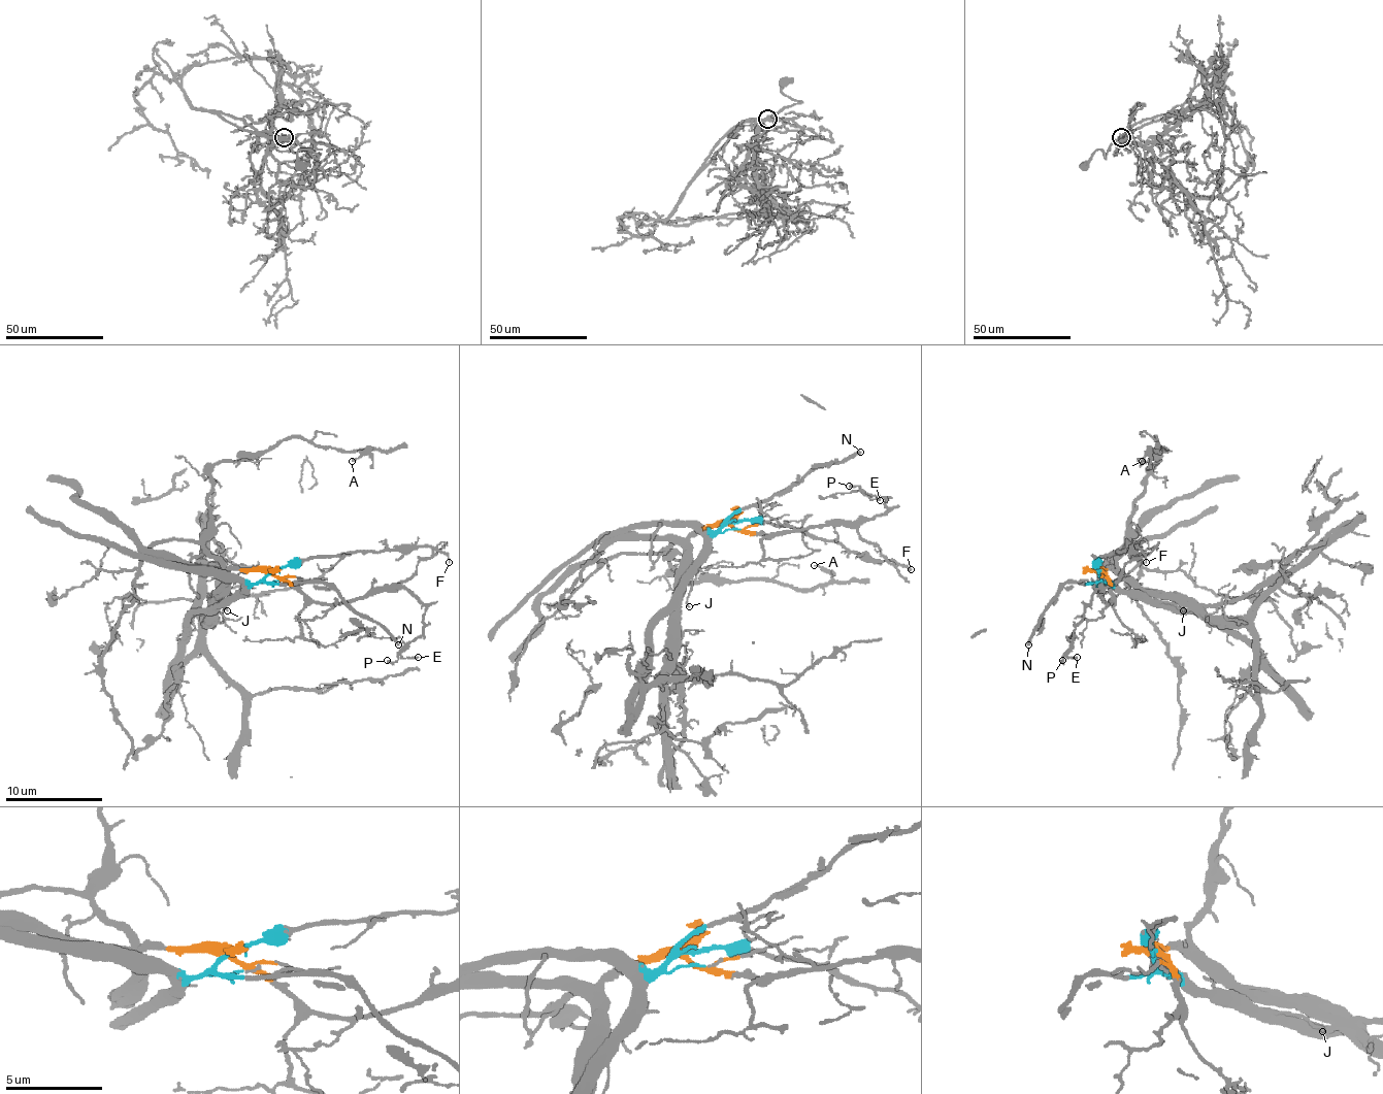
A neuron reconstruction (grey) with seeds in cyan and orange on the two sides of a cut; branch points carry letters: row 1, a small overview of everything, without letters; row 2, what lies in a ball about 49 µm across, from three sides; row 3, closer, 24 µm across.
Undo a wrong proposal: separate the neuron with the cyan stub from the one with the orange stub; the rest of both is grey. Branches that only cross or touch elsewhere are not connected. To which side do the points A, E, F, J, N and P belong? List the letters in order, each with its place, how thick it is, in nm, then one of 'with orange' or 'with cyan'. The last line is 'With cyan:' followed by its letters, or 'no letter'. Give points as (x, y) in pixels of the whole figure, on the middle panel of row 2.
A: (814, 565) | 110 nm | with orange
E: (880, 500) | 120 nm | with orange
F: (911, 569) | 110 nm | with cyan
J: (689, 606) | 90 nm | with cyan
N: (860, 452) | 220 nm | with cyan
P: (849, 486) | 160 nm | with orange
With cyan: F, J, N

